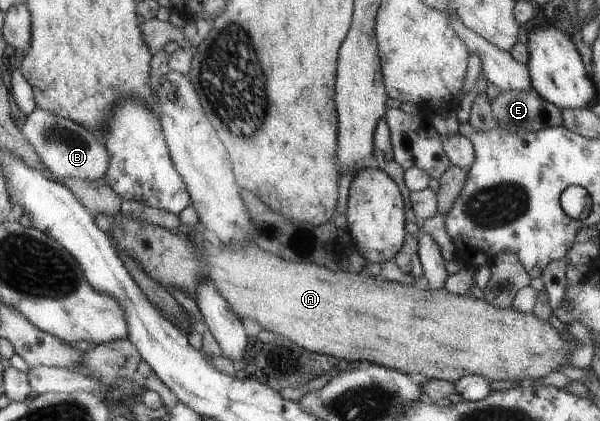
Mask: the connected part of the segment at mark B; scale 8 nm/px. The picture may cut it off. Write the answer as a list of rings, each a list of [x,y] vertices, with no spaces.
[[[35,108],[24,120],[20,133],[34,146],[38,160],[44,170],[56,178],[99,179],[108,168],[108,152],[103,142],[87,127],[70,119],[54,116]]]

